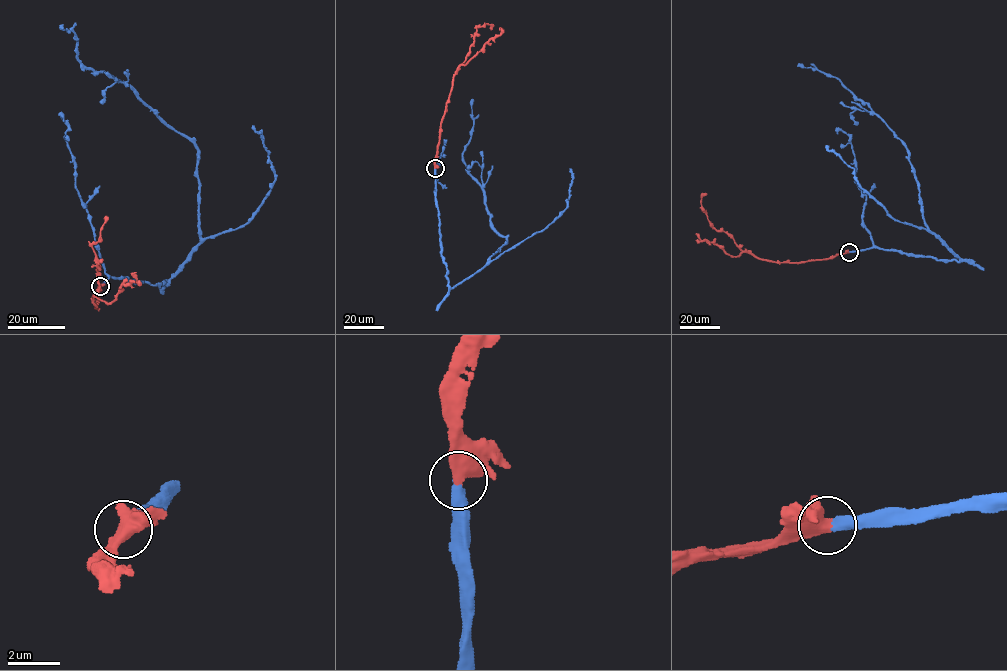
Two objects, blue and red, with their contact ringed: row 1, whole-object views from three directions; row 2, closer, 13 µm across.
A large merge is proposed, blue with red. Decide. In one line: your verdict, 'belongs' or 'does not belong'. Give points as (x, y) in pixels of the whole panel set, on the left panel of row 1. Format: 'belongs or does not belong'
belongs

